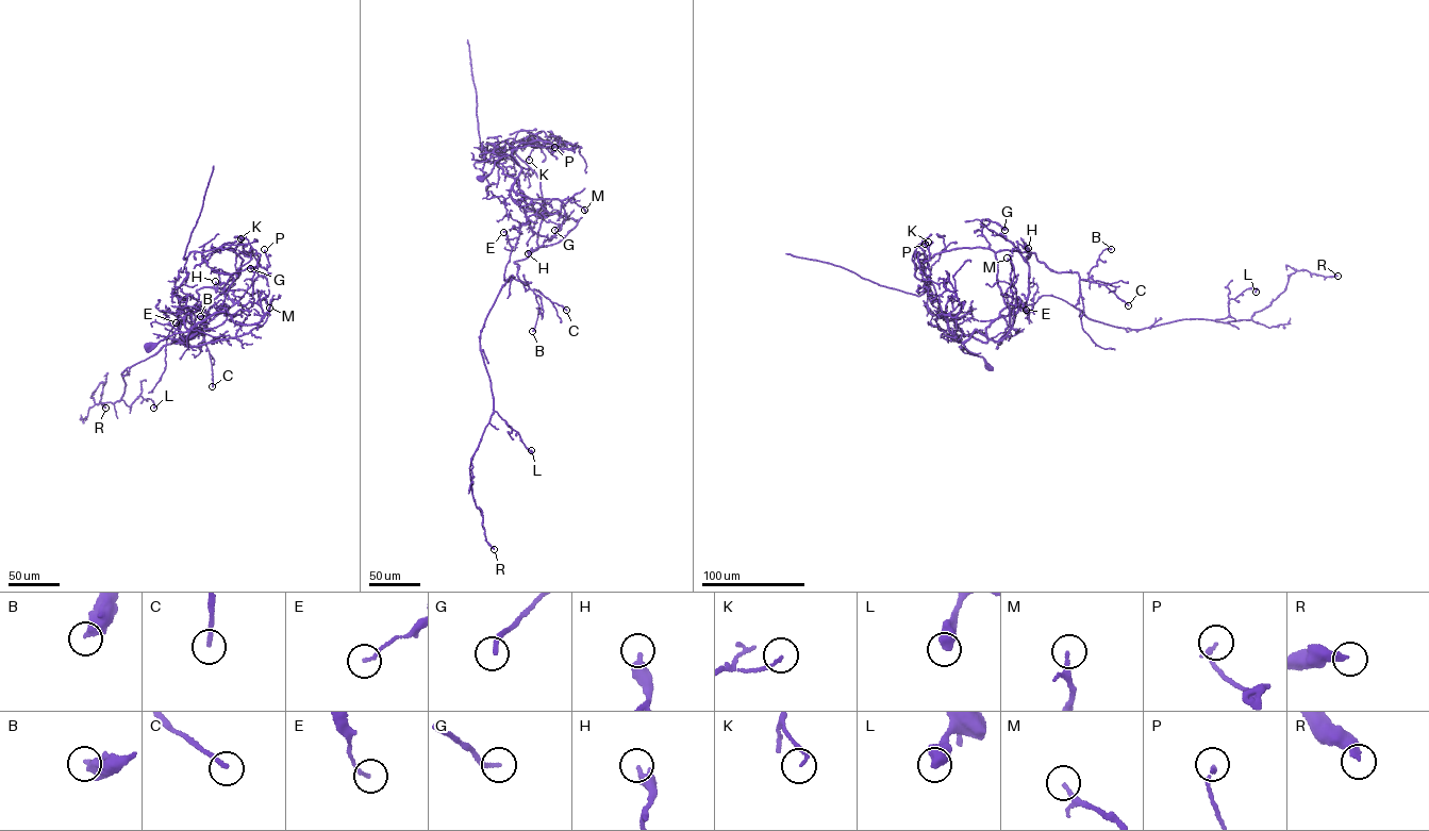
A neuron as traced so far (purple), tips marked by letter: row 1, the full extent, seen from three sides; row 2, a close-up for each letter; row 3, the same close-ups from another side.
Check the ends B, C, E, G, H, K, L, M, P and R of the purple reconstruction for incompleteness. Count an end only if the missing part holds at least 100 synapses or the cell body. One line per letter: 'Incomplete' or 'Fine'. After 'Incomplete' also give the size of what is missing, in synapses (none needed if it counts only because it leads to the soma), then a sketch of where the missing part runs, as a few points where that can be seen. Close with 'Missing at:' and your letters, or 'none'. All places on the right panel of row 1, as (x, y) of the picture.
B: Fine
C: Fine
E: Fine
G: Fine
H: Fine
K: Fine
L: Fine
M: Fine
P: Fine
R: Fine
Missing at: none

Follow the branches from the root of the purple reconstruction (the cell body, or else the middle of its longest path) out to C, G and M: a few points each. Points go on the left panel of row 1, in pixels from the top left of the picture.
C: (147, 347), (220, 310), (234, 278), (202, 253), (233, 250), (239, 276), (197, 289), (192, 310), (212, 386)
G: (147, 347), (220, 310), (234, 278), (202, 252), (233, 250), (238, 275), (236, 256), (252, 253), (250, 268)
M: (147, 347), (154, 346), (168, 335), (199, 329), (182, 344), (197, 346), (238, 336), (262, 326), (269, 308)

